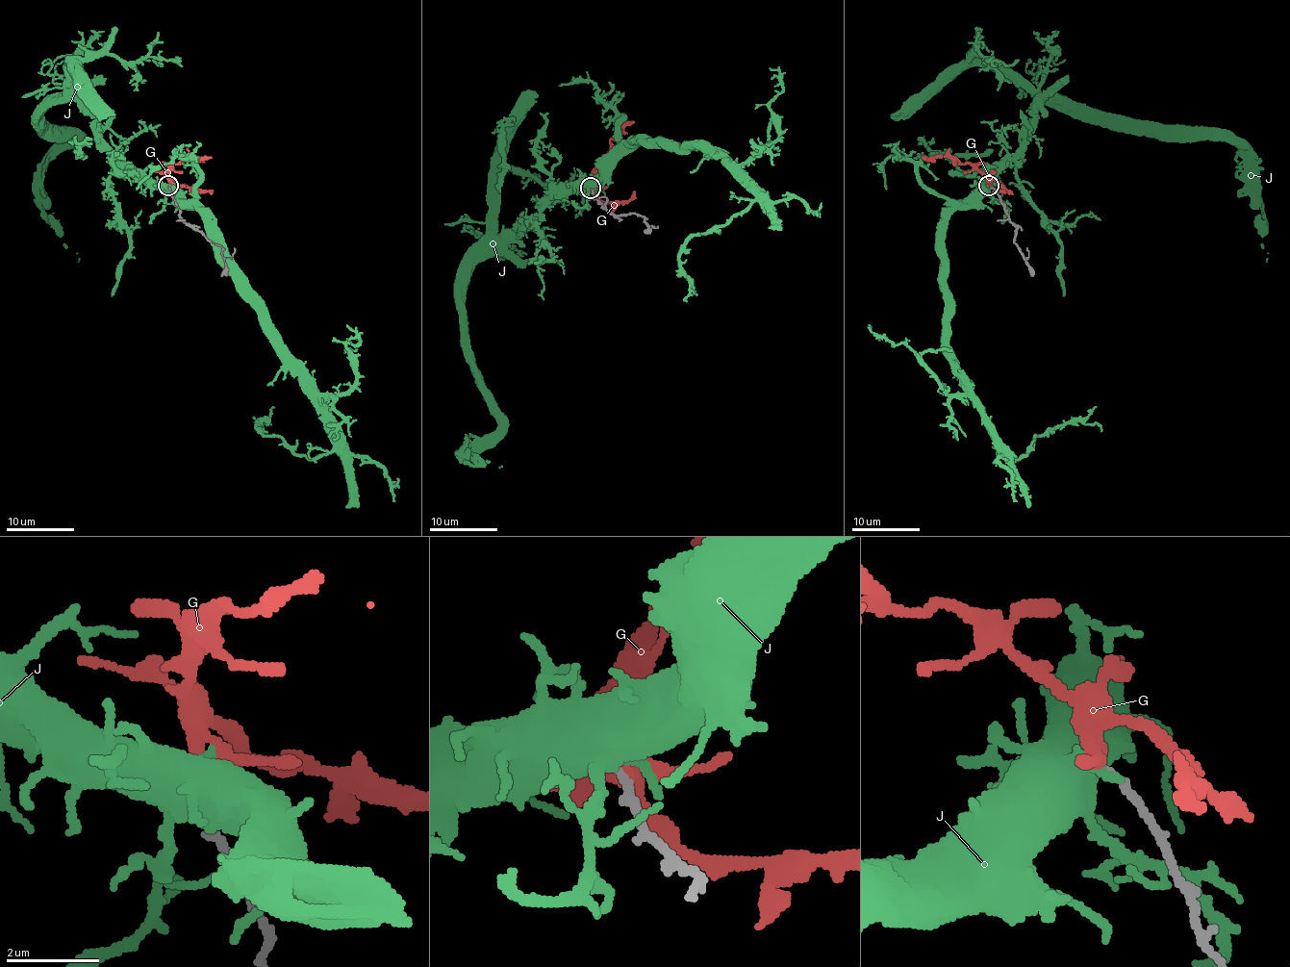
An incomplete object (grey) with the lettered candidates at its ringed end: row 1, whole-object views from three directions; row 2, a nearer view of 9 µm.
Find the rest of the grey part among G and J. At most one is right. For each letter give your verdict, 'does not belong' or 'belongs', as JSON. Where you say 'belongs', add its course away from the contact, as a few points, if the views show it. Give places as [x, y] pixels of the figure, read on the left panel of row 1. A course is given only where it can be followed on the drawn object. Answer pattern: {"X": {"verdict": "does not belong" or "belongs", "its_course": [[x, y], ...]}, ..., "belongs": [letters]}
{"G": {"verdict": "does not belong"}, "J": {"verdict": "does not belong"}, "belongs": []}

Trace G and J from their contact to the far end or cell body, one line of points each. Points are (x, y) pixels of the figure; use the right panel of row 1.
G: (989, 187), (985, 177), (969, 163), (960, 163), (955, 158), (923, 156)
J: (989, 187), (1013, 158), (1037, 105), (1046, 98), (1161, 125), (1216, 129), (1227, 136), (1256, 175), (1267, 262)

